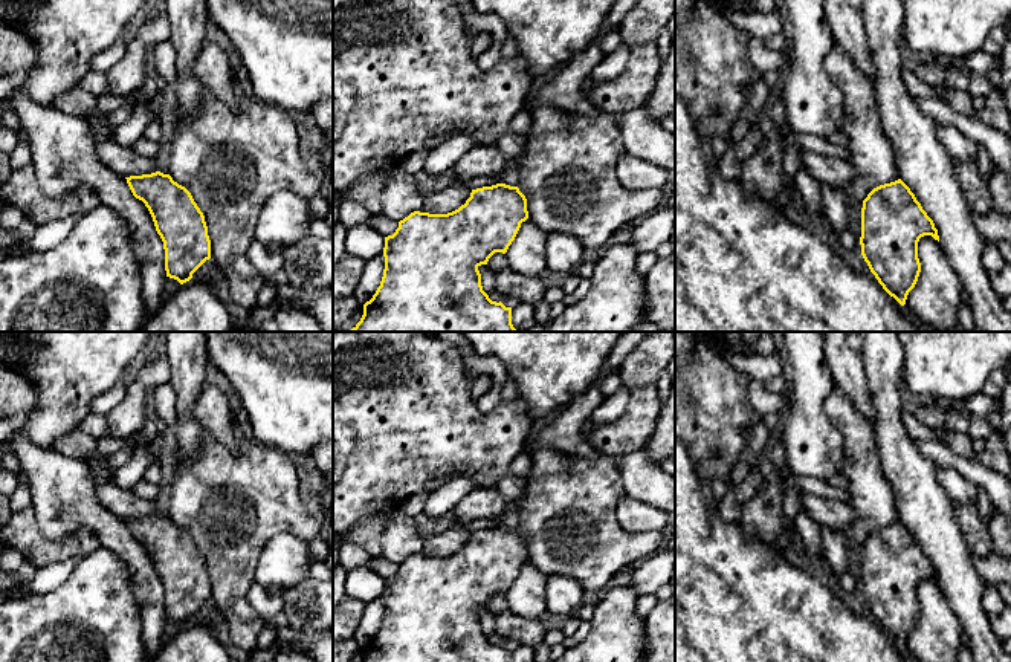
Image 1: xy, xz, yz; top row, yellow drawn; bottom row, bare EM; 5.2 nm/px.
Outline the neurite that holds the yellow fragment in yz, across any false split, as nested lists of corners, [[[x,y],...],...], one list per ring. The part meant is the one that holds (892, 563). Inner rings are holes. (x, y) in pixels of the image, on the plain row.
[[[901,521],[874,531],[863,543],[861,598],[901,648],[921,615],[918,584],[924,578],[939,584],[933,563]]]

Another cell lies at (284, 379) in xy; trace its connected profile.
[[[205,332],[208,359],[218,368],[237,391],[252,425],[254,442],[283,451],[293,457],[312,457],[321,442],[333,442],[333,332]]]

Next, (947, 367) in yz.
[[[896,332],[903,346],[903,382],[921,401],[953,404],[982,393],[990,373],[1011,359],[1011,332]]]

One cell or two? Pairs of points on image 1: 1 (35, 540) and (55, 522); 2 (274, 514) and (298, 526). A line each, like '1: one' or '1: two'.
1: two
2: one

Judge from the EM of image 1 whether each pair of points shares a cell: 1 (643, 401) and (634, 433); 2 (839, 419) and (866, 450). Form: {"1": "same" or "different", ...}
{"1": "same", "2": "same"}

